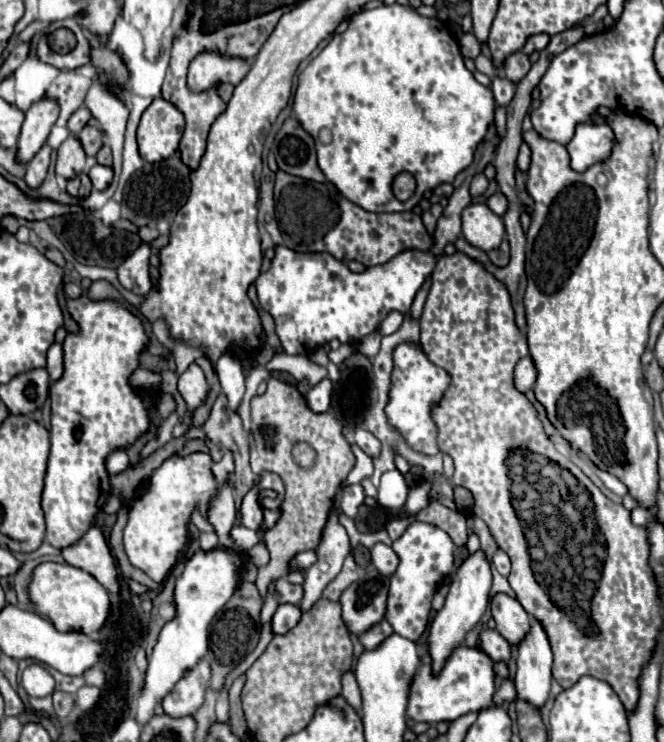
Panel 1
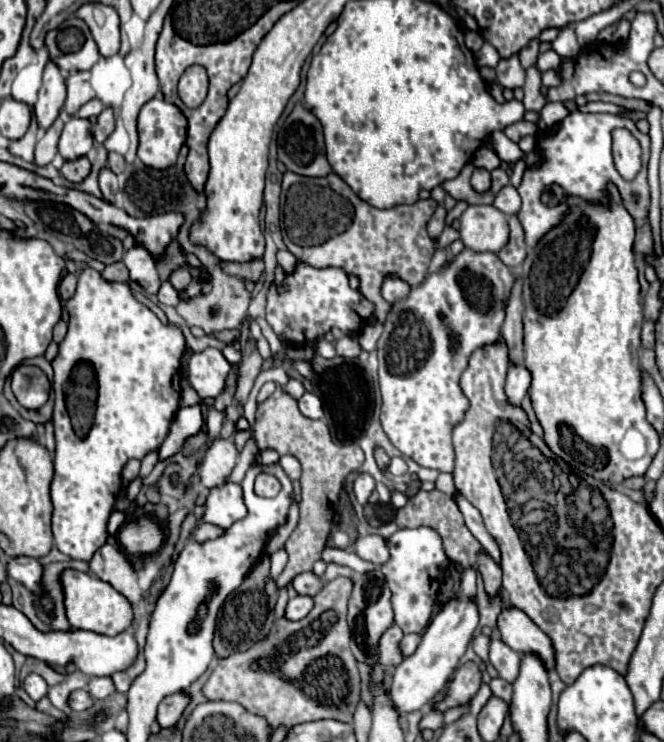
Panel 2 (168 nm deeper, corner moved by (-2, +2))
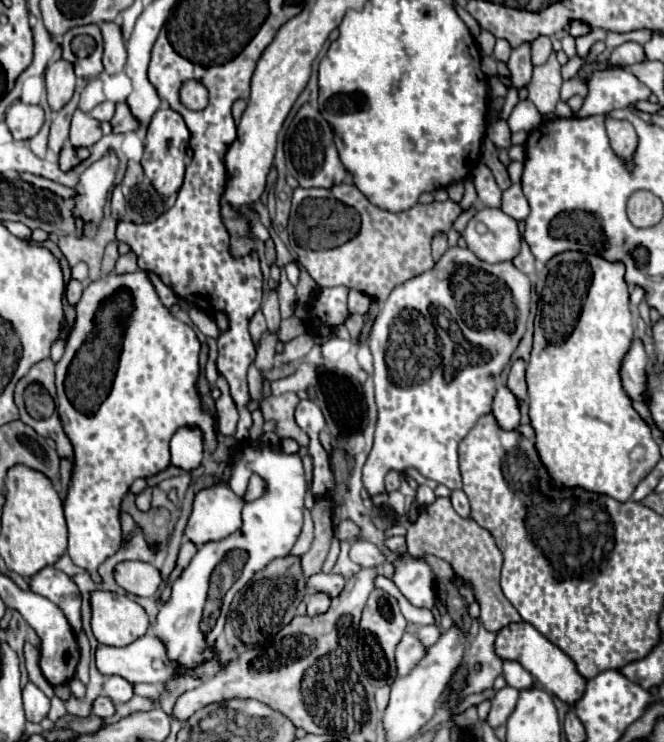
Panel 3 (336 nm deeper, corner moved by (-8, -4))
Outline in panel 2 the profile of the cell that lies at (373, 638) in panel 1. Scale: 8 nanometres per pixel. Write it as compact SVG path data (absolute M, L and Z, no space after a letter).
M392 625L380 639L380 663L386 667L396 667L402 663L402 653L400 653L400 641L404 633L398 625Z

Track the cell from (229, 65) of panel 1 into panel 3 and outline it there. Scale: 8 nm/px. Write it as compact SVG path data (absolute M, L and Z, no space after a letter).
M184 81L182 89L180 89L180 101L192 111L206 109L208 89L200 81Z

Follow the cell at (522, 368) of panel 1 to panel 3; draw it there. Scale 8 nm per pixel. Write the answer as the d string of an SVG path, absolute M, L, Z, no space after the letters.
M498 385L494 401L492 401L492 411L502 429L516 429L520 423L520 403L516 397L512 397L512 391L508 385Z

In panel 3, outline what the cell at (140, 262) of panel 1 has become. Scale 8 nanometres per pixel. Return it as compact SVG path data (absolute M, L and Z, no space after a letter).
M148 273L148 277L150 277L150 281L152 281L152 285L154 285L154 289L156 289L158 297L160 297L160 301L162 301L162 305L164 305L164 307L172 307L172 305L178 301L176 293L174 293L168 285L164 285L164 283L160 281L160 277L158 277L158 275Z

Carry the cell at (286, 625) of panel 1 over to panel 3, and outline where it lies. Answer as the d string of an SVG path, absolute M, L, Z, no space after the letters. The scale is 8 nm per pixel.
M312 593L308 597L308 609L306 609L306 615L314 617L314 615L320 615L320 613L326 613L326 609L330 607L330 597L326 593Z

